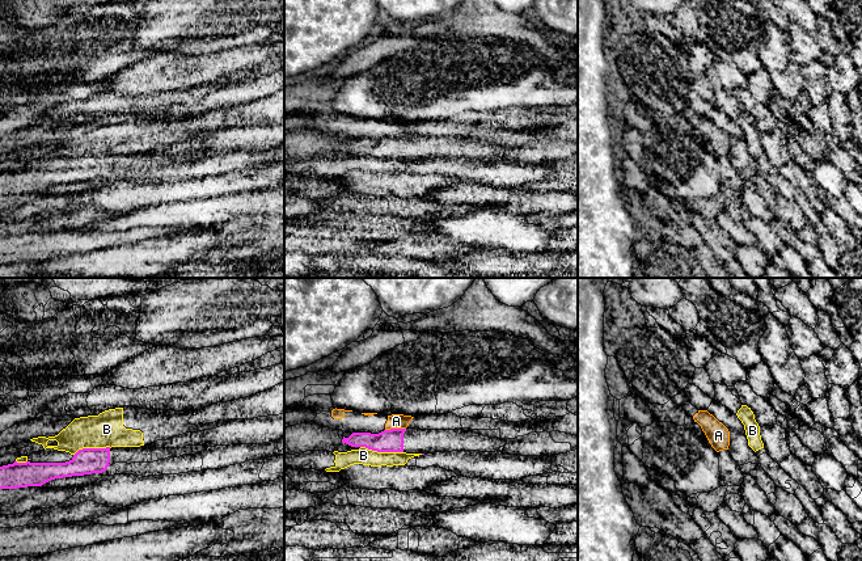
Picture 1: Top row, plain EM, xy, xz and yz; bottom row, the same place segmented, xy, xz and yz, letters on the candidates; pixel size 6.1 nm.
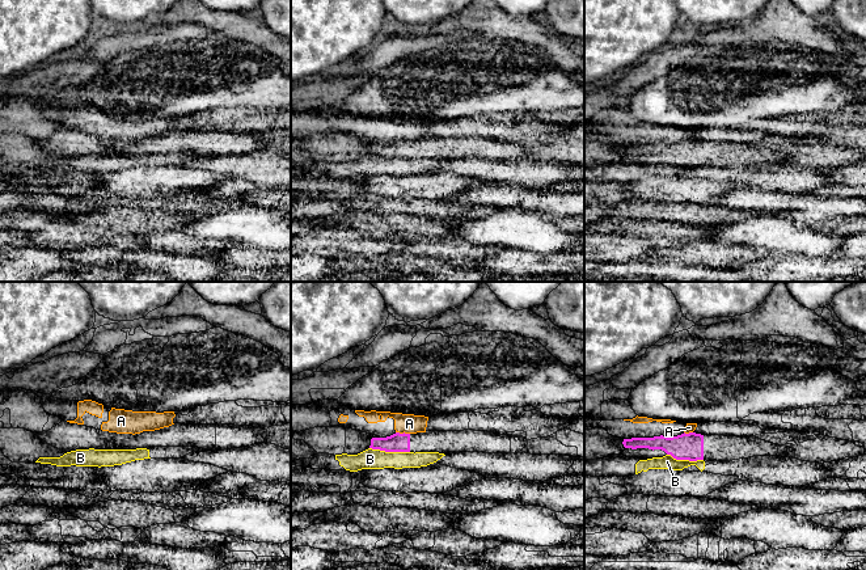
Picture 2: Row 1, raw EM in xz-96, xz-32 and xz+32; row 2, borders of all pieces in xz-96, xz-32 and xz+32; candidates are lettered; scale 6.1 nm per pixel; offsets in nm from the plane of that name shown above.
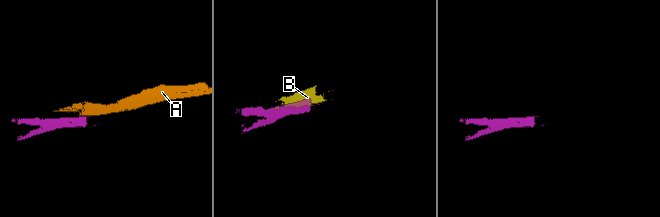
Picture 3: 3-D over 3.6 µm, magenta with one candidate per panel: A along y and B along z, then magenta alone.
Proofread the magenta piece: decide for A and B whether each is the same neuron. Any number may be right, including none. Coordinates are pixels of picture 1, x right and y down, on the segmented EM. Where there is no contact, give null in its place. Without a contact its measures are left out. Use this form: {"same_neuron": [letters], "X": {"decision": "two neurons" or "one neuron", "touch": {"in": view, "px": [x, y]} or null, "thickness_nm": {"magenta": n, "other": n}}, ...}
{"same_neuron": [], "A": {"decision": "two neurons", "touch": {"in": "xz", "px": [394, 429]}, "thickness_nm": {"magenta": 140, "other": 100}}, "B": {"decision": "two neurons", "touch": {"in": "xz", "px": [381, 451]}, "thickness_nm": {"magenta": 140, "other": 100}}}

